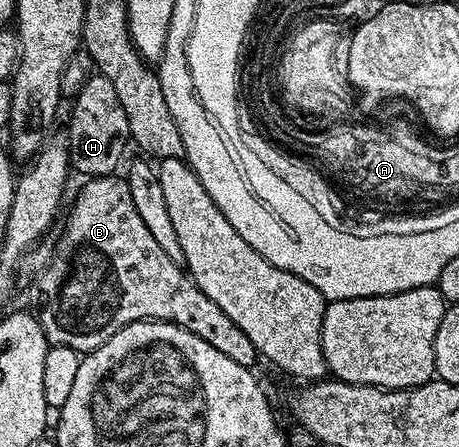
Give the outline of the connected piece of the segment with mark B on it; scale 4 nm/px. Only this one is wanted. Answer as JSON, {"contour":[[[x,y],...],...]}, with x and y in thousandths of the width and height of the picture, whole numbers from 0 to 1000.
{"contour":[[[261,389],[214,391],[183,403],[176,430],[150,472],[150,494],[133,537],[124,535],[115,582],[78,626],[76,644],[89,658],[89,696],[85,711],[98,740],[98,756],[120,776],[153,776],[172,790],[205,785],[216,772],[242,763],[259,736],[288,723],[340,718],[379,723],[386,732],[425,745],[425,754],[442,754],[451,772],[468,772],[486,799],[503,799],[521,817],[538,823],[562,810],[564,796],[556,772],[538,756],[538,745],[460,673],[412,622],[410,613],[355,557],[338,530],[312,503],[312,485],[294,468],[294,450],[285,450],[285,423]]]}

